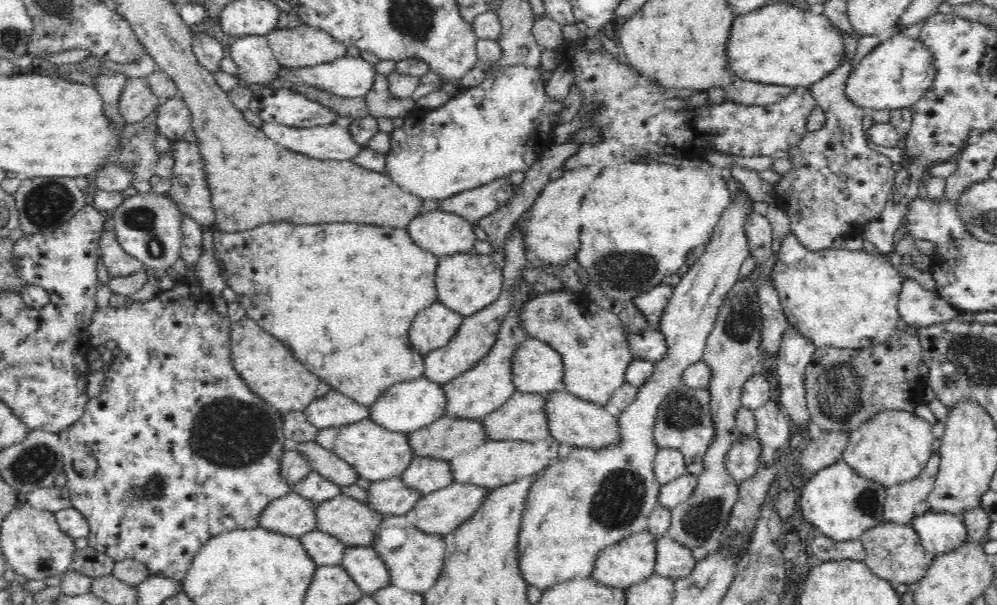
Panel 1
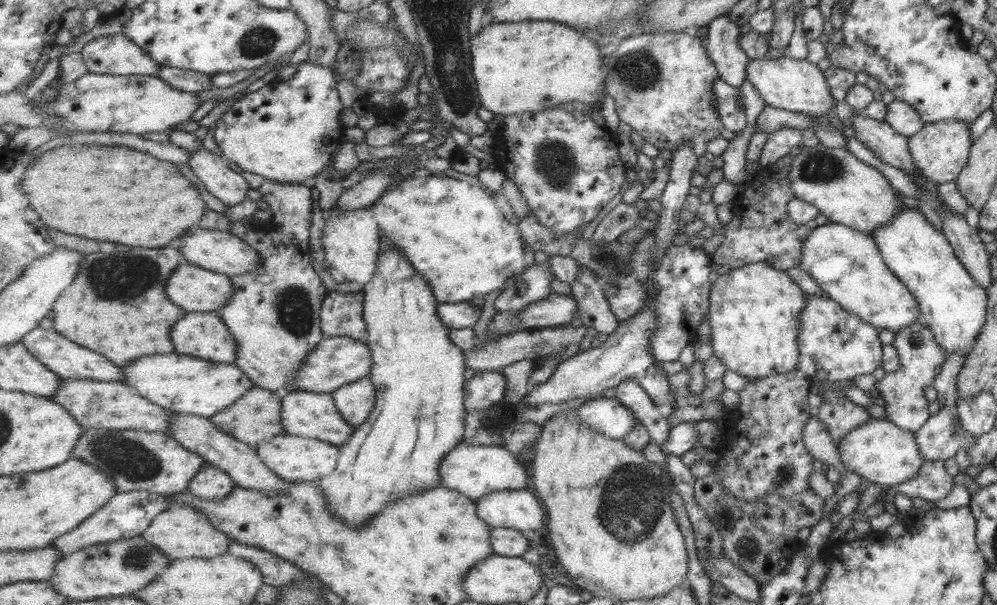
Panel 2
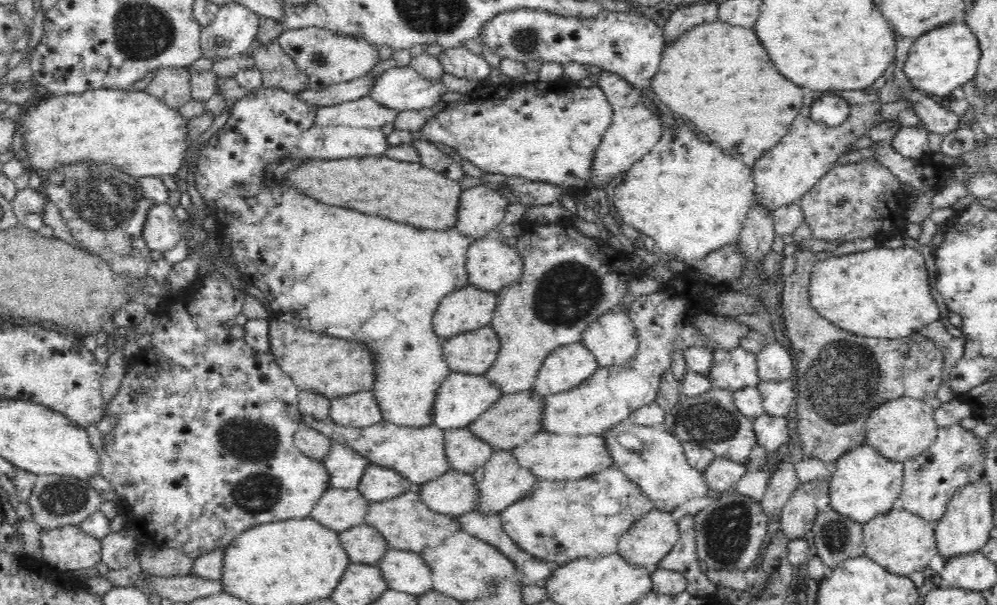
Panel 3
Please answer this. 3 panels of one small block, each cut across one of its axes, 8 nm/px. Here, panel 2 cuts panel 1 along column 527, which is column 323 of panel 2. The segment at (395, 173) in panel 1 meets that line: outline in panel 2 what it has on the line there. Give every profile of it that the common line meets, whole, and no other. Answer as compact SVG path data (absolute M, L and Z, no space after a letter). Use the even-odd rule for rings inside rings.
M305 61L297 66L296 73L286 82L277 78L257 91L245 94L214 124L213 137L225 159L236 163L243 171L253 172L282 183L310 182L325 170L332 169L333 155L343 146L345 130L341 112L345 110L337 83L340 77L333 67Z

